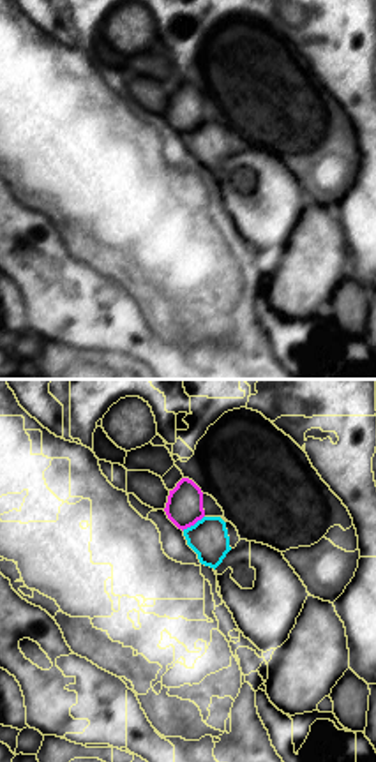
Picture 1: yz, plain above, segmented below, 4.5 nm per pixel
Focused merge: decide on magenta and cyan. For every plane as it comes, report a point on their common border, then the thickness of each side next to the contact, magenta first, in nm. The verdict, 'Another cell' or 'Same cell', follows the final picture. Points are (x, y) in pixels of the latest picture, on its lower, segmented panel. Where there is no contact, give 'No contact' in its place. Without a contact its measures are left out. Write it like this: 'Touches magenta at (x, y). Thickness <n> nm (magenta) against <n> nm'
Touches magenta at (193, 524). Thickness 170 nm (magenta) against 180 nm

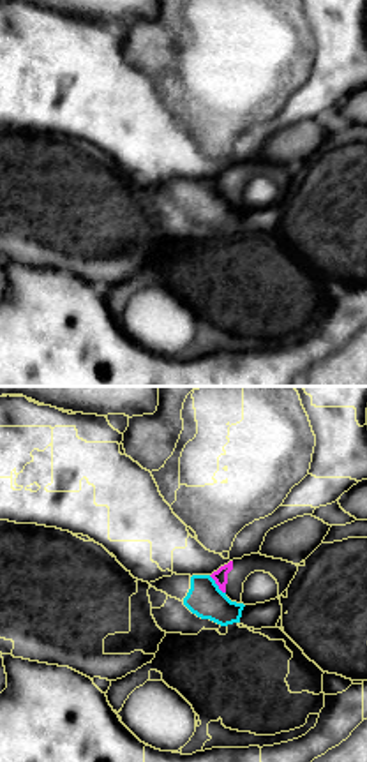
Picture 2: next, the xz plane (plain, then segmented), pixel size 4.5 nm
Touches magenta at (216, 582). Thickness 60 nm (magenta) against 160 nm

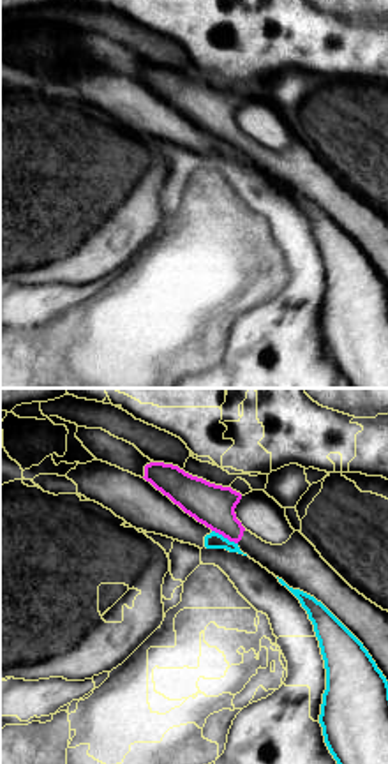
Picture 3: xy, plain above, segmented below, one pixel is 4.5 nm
Touches magenta at (224, 537). Thickness 190 nm (magenta) against 80 nm

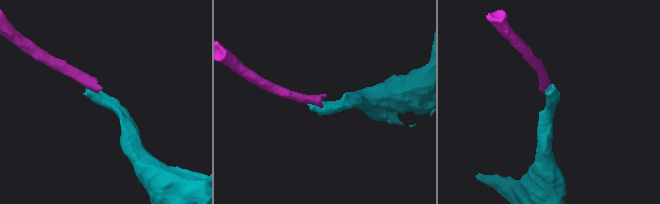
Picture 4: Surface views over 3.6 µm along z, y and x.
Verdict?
Another cell

